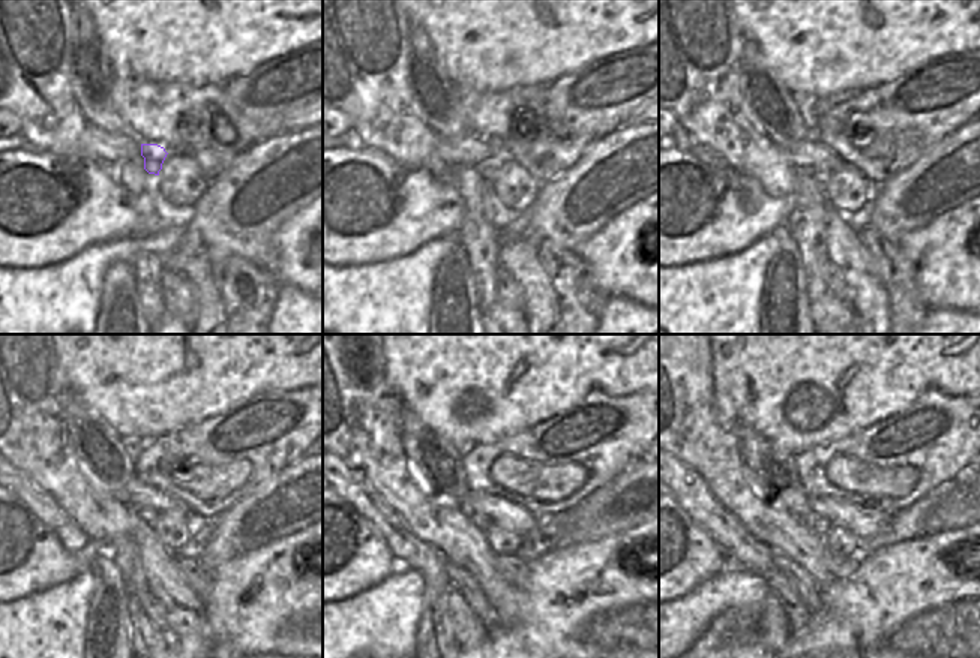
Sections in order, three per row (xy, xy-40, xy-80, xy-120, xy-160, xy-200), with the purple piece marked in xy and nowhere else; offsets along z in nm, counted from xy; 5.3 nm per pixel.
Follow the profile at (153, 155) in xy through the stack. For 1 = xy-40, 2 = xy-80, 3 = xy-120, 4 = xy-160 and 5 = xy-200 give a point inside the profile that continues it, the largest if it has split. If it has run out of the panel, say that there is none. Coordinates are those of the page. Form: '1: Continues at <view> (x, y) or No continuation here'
1: Continues at xy-40 (486, 170)
2: Continues at xy-80 (821, 177)
3: Continues at xy-120 (147, 516)
4: Continues at xy-160 (482, 522)
5: Continues at xy-200 (820, 525)

